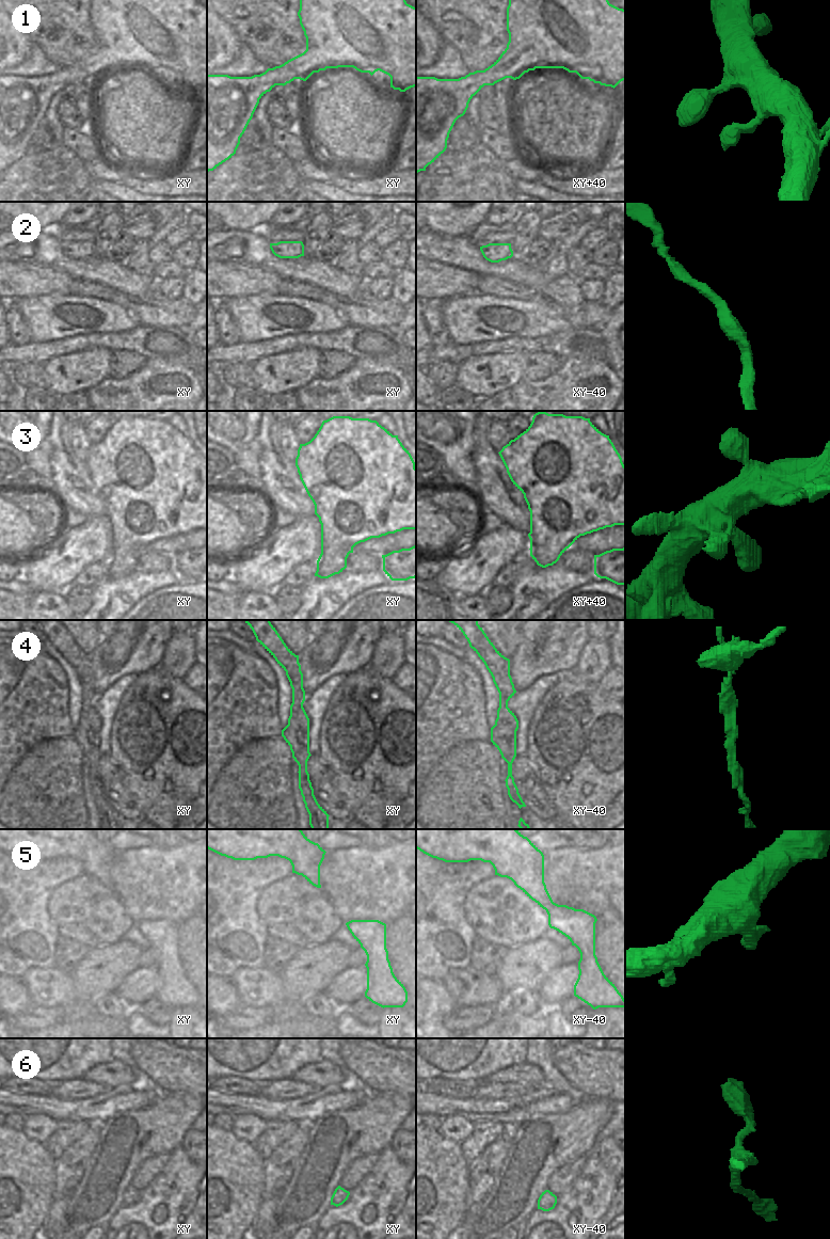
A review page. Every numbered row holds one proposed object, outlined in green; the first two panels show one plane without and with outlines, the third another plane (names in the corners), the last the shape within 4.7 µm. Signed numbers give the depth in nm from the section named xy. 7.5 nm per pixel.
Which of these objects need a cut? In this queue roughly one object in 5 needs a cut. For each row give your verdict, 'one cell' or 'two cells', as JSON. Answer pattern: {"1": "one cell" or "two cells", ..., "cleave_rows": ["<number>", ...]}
{"1": "one cell", "2": "one cell", "3": "one cell", "4": "one cell", "5": "one cell", "6": "one cell", "cleave_rows": []}

